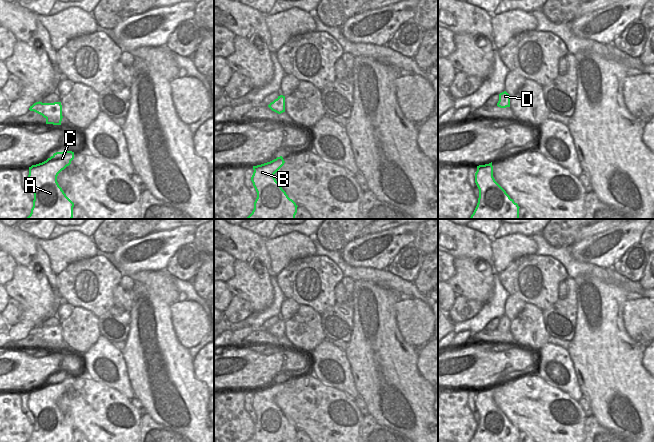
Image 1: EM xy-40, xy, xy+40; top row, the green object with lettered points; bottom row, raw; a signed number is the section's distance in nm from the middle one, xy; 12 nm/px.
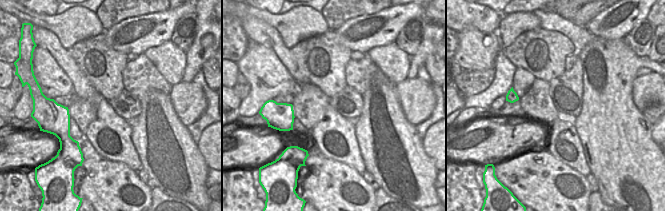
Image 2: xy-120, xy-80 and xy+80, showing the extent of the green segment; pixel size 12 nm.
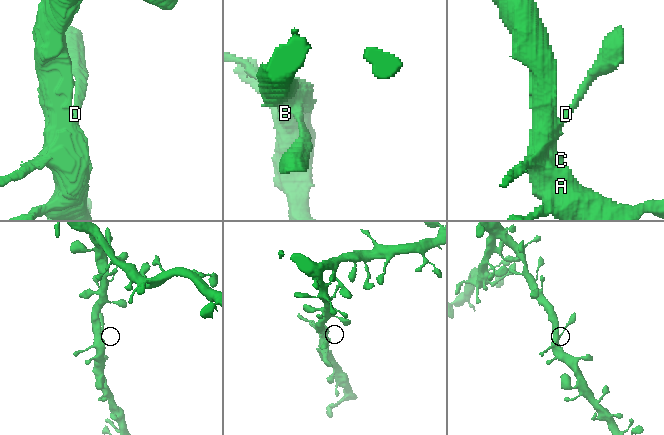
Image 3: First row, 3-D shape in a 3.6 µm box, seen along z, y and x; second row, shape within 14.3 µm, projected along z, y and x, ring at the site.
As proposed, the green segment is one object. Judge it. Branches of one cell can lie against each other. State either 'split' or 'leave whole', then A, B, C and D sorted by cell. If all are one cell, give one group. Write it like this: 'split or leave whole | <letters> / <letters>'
leave whole | A B C D

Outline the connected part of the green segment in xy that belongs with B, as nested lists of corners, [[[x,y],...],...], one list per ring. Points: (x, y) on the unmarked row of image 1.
[[[282,380],[253,390],[251,405],[257,416],[254,433],[247,442],[295,442],[296,427],[288,421],[274,398],[284,389]]]

